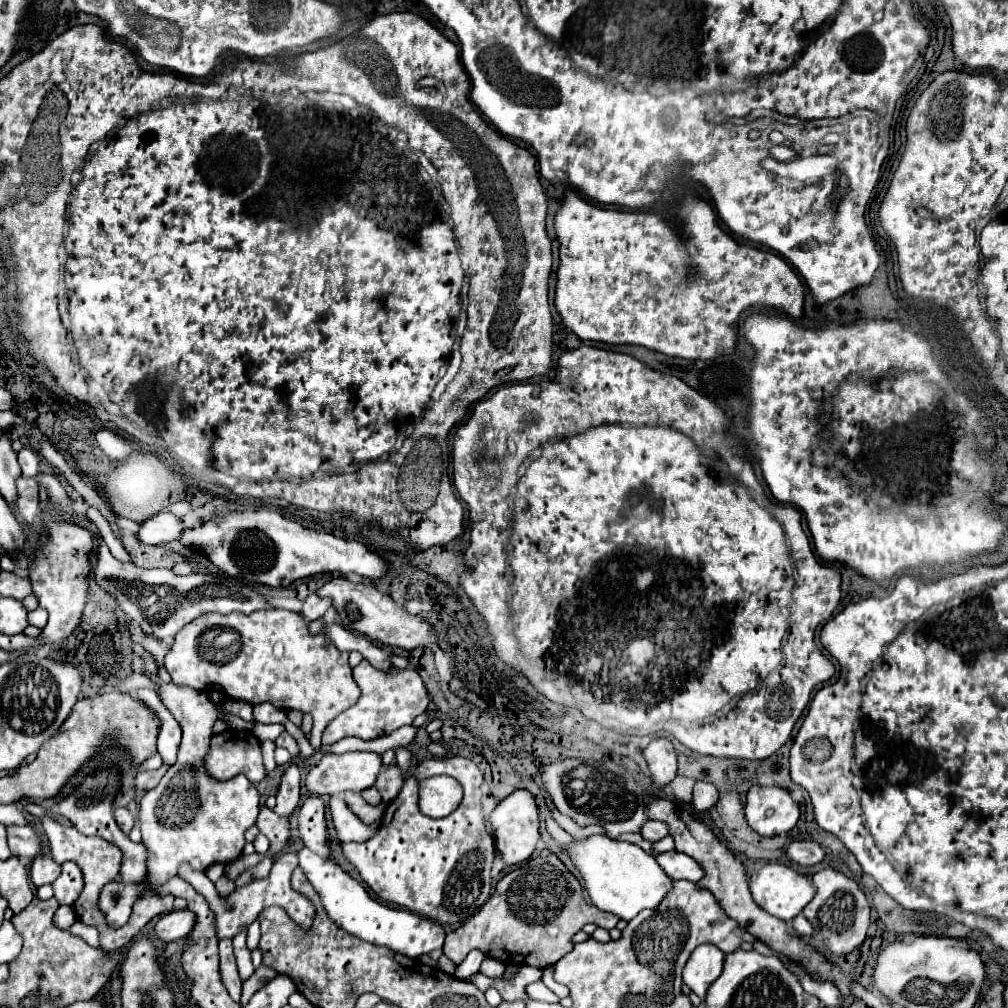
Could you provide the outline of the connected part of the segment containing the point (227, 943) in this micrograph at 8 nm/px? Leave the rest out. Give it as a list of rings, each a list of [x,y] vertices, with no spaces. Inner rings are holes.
[[[220,939],[218,951],[220,951],[220,979],[222,979],[228,995],[234,1001],[238,1001],[240,991],[242,991],[242,981],[238,977],[238,967],[236,967],[234,951],[232,951],[232,941],[230,939]]]

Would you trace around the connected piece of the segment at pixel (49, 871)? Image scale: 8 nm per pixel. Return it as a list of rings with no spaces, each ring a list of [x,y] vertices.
[[[40,855],[34,859],[30,877],[36,887],[42,887],[46,883],[54,883],[58,875],[60,875],[60,863],[56,863],[50,855]]]

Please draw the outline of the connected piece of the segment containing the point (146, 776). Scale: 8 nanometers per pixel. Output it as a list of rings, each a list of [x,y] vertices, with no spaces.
[[[160,767],[158,771],[150,771],[150,773],[146,773],[146,771],[138,771],[136,777],[134,777],[134,787],[140,789],[140,791],[154,789],[154,787],[160,783],[160,779],[162,779],[164,773],[166,773],[166,767]]]

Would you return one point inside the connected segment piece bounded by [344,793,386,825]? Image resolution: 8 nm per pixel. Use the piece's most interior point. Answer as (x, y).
(366, 813)

